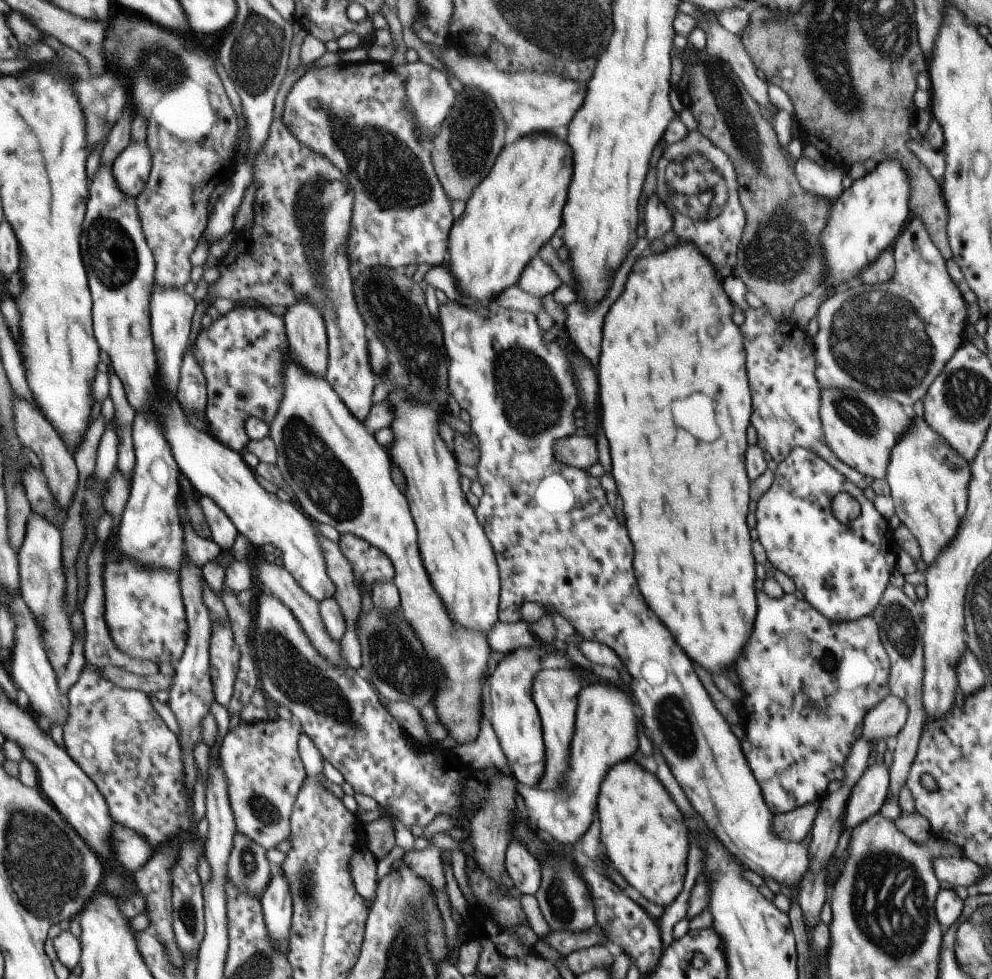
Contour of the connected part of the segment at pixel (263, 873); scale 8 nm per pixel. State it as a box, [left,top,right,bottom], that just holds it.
[227,832,274,896]

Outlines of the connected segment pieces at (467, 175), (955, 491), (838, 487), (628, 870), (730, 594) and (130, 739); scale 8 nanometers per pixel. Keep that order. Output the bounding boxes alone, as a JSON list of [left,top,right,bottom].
[[431,79,504,202],[885,414,971,565],[756,447,900,621],[600,762,688,907],[598,242,756,672],[65,662,205,962]]

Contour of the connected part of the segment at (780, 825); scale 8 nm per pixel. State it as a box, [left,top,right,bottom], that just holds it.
[773,801,821,843]

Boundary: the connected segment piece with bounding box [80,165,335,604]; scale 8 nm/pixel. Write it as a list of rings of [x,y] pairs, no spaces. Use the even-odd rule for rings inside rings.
[[[102,166],[90,184],[90,198],[84,218],[84,230],[80,238],[80,250],[82,250],[82,262],[88,272],[90,292],[92,292],[92,320],[94,320],[94,336],[100,344],[100,348],[110,356],[112,368],[118,374],[118,378],[124,384],[126,398],[132,404],[136,412],[154,412],[158,414],[158,420],[162,424],[162,434],[172,448],[174,460],[182,474],[192,482],[192,486],[202,496],[210,496],[238,528],[242,536],[246,536],[254,548],[262,547],[264,544],[273,544],[277,554],[283,556],[282,565],[298,581],[298,584],[320,604],[325,598],[335,598],[335,587],[328,574],[324,563],[324,556],[316,538],[316,532],[312,528],[312,520],[299,512],[290,501],[279,500],[275,493],[269,493],[255,479],[257,472],[253,471],[245,462],[242,454],[230,450],[215,439],[208,436],[206,432],[198,430],[188,422],[188,417],[181,409],[179,400],[171,395],[159,379],[159,366],[157,354],[154,350],[153,338],[150,328],[150,295],[155,285],[155,260],[153,252],[148,246],[145,234],[136,208],[136,201],[127,197],[117,187],[110,166]]]

